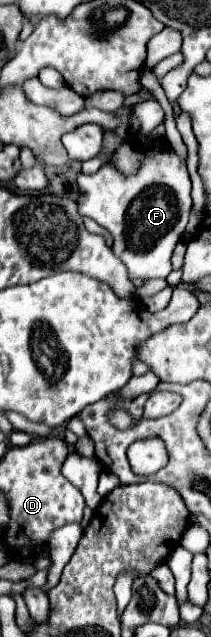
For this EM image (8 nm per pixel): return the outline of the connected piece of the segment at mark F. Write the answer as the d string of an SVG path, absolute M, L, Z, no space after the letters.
M153 137L153 147L141 147L141 165L135 175L123 175L115 165L105 165L93 175L79 173L77 185L79 213L91 217L113 235L113 253L125 263L131 277L155 279L171 273L171 255L185 233L191 213L191 179L183 157L179 157L171 147L163 147L161 137Z

